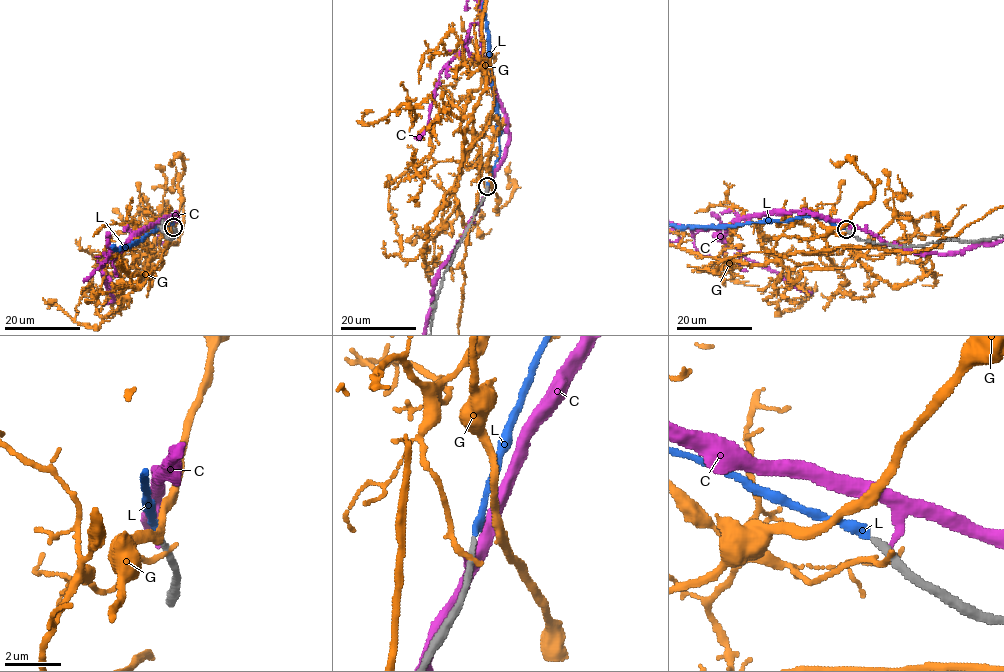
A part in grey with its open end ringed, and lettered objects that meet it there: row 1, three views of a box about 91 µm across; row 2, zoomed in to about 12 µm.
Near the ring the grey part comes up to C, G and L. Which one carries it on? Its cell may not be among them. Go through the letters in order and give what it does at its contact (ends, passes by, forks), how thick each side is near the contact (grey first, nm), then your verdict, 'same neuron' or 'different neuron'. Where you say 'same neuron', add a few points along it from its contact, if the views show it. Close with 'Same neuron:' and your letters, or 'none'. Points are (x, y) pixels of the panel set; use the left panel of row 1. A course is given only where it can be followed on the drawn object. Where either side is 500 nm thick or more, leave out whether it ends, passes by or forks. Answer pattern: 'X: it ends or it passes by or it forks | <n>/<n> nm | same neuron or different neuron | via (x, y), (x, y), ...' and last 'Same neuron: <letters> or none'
C: it ends | 280/200 nm | different neuron
G: it ends | 320/220 nm | different neuron
L: it ends | 220/280 nm | same neuron
Same neuron: L

